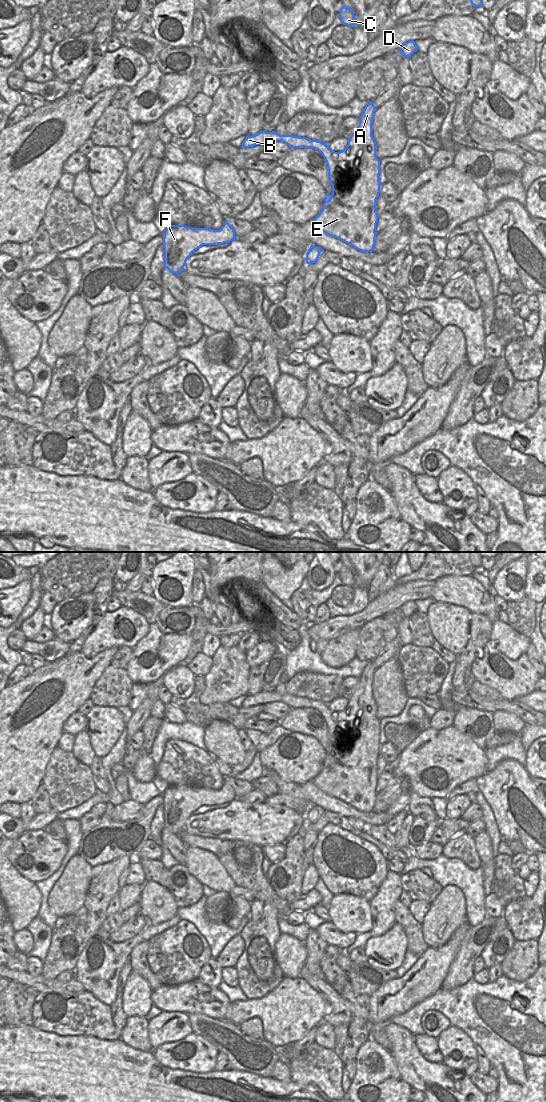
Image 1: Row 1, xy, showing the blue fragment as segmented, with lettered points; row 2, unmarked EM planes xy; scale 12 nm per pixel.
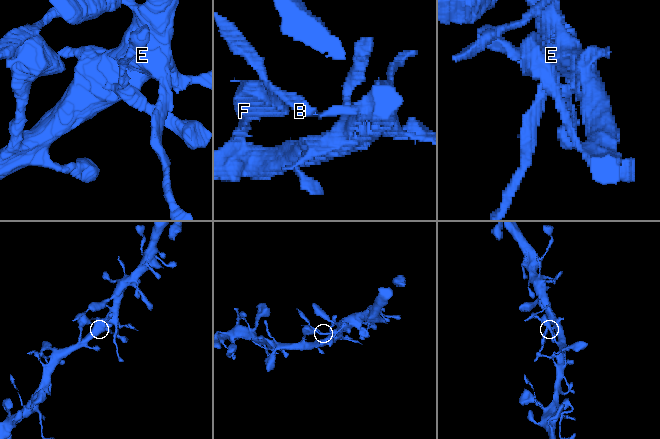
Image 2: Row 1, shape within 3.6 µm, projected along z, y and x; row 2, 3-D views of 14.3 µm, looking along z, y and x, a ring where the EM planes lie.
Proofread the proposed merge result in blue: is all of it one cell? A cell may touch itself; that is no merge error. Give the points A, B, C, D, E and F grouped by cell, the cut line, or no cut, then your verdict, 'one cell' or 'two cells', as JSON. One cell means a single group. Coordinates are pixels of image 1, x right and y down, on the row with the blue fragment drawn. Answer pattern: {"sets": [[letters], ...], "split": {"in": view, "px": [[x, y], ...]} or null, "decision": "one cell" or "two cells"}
{"sets": [["A", "C", "D", "E", "F"], ["B"]], "split": {"in": "xy", "px": [[283, 135], [280, 141]]}, "decision": "two cells"}

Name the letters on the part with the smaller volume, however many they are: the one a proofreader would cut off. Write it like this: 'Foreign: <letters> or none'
Foreign: B

